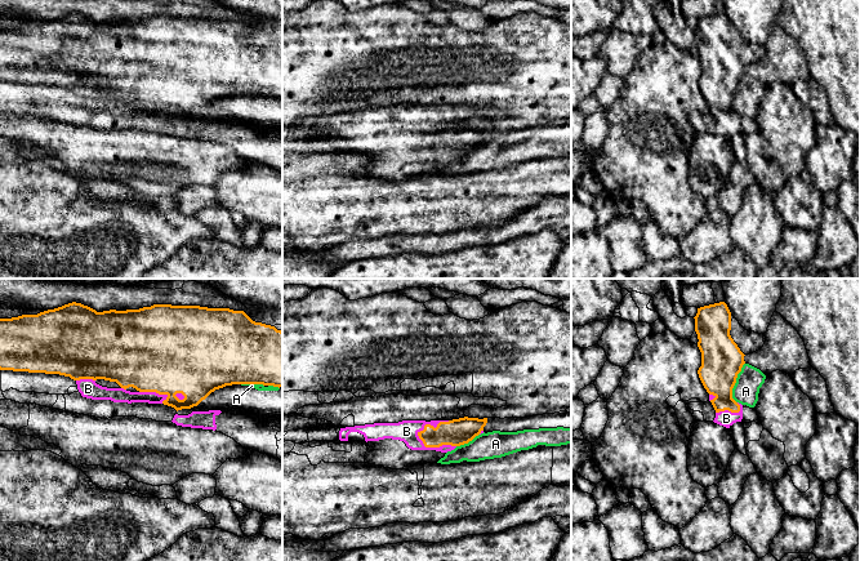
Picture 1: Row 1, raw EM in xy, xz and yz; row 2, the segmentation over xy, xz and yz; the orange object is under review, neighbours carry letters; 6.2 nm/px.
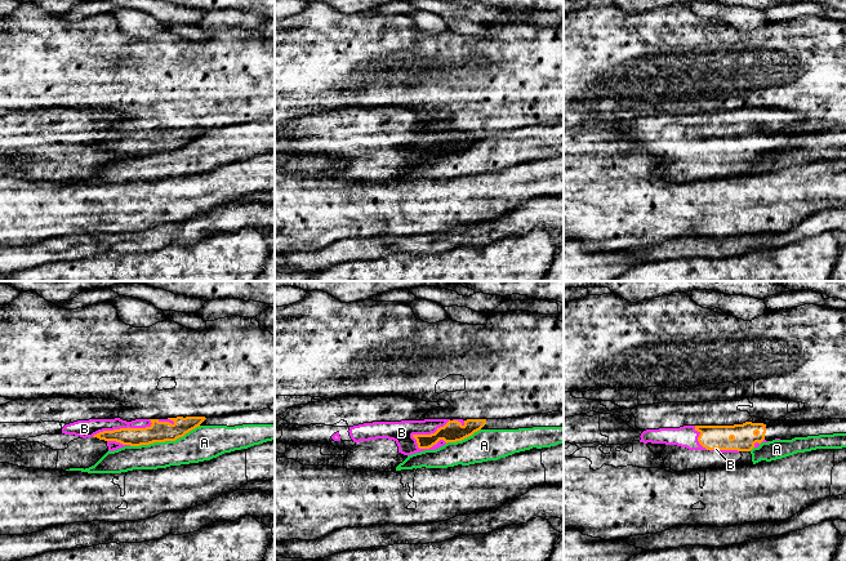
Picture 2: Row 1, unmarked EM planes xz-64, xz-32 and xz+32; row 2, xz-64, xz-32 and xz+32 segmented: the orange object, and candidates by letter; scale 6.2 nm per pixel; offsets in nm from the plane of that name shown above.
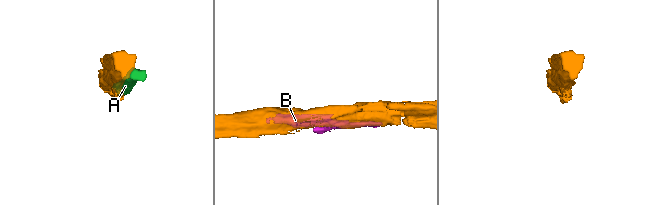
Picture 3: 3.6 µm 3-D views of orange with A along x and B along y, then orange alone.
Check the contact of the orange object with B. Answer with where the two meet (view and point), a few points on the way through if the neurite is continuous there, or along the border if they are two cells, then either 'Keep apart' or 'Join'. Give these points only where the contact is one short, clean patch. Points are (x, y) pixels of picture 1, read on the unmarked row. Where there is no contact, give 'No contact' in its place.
Touches orange at xz (433, 157). Keep apart

